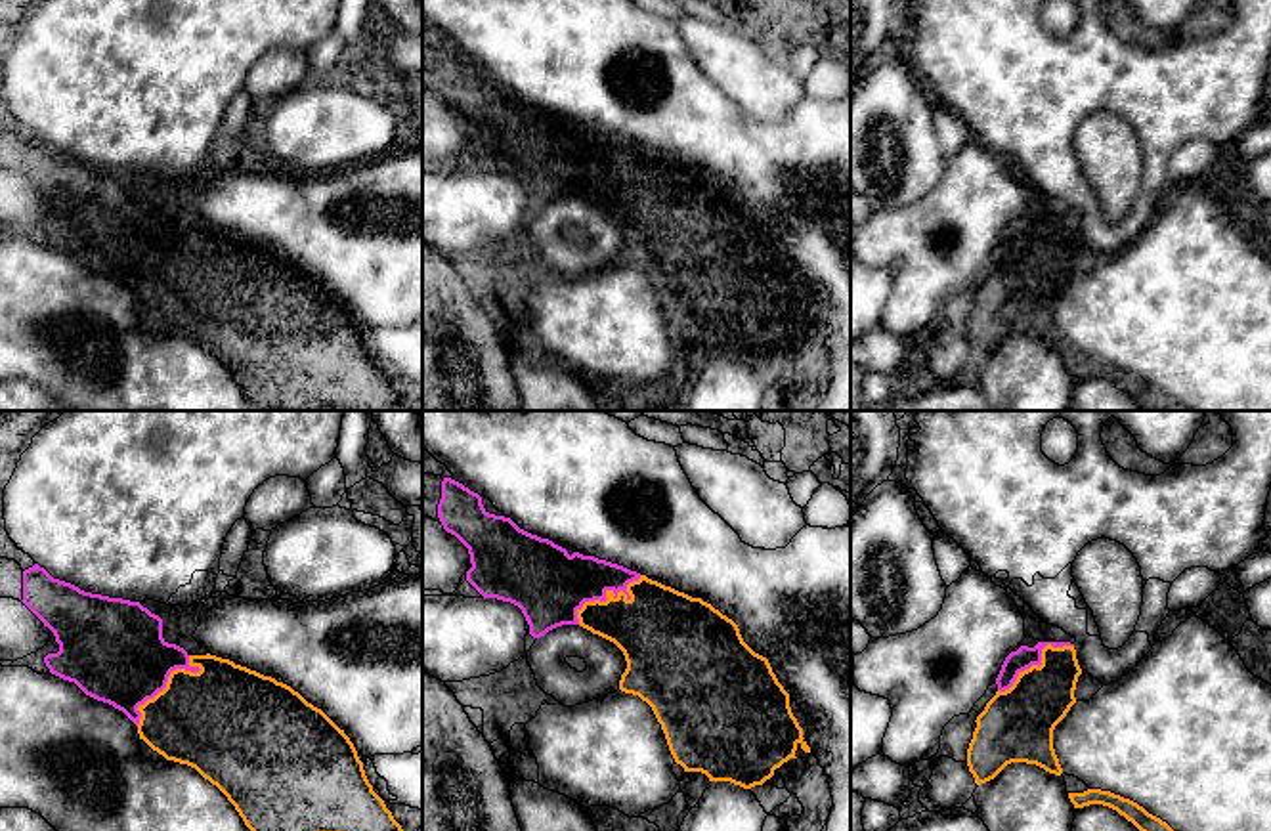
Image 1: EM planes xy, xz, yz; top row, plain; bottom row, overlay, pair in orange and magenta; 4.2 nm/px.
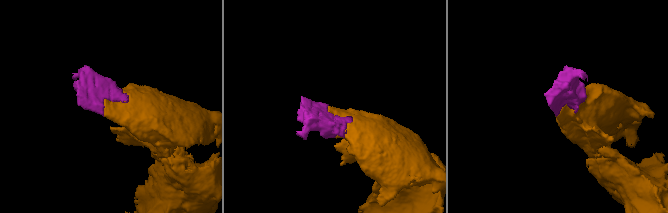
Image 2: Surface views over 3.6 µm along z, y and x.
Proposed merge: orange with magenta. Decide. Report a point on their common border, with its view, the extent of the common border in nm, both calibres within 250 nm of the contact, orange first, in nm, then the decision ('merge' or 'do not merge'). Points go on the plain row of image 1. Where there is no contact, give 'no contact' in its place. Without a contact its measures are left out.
meets orange in xz at (606, 169); contact 340 nm long; 340 nm thick on the orange side, 320 nm on the other; merge

